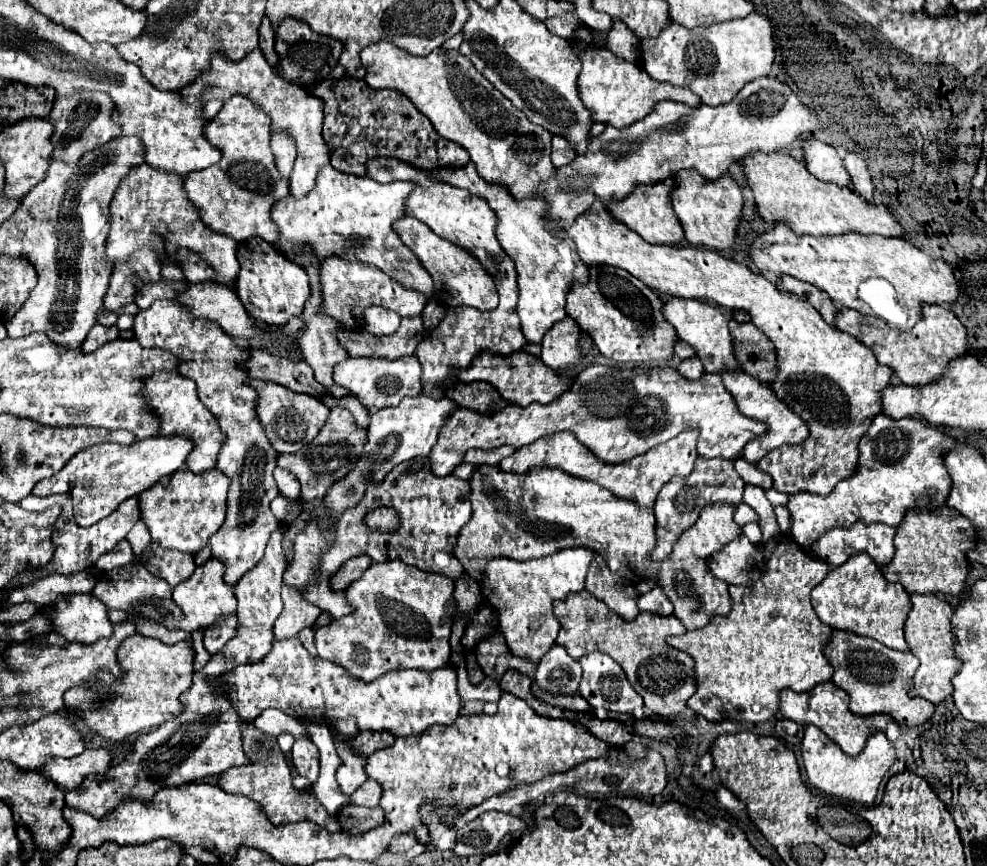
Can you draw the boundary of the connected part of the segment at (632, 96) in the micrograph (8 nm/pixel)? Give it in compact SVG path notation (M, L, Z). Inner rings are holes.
M574 43L570 47L582 63L582 71L578 77L578 93L584 107L592 113L592 123L604 123L616 129L628 127L634 121L644 119L652 111L654 103L662 99L682 101L690 107L700 105L700 99L692 91L686 91L684 87L674 87L670 83L658 83L656 79L646 75L646 71L640 69L636 63L628 63L604 47L588 45L580 49Z

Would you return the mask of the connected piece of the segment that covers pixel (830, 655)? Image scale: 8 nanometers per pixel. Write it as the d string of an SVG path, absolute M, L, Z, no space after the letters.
M832 631L830 641L824 647L824 655L828 663L834 667L832 681L836 687L844 689L850 697L850 711L858 715L886 713L894 721L906 727L916 727L928 721L934 713L934 705L926 699L910 697L912 675L918 669L918 659L912 653L902 653L896 649L888 649L876 639L854 635L850 631Z

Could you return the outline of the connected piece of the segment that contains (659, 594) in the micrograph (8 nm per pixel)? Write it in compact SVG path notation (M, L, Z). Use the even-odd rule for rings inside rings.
M654 587L648 593L640 595L638 607L640 607L640 611L646 611L646 613L658 613L658 615L672 613L672 603L670 603L668 595L662 591L662 587Z

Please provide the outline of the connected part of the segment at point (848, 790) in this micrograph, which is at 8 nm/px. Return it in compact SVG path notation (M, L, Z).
M808 725L804 731L804 739L802 739L800 749L802 749L804 769L806 769L806 777L808 777L810 785L814 785L816 789L826 791L830 795L850 799L850 801L858 801L858 803L866 803L866 805L874 803L880 781L884 779L886 771L896 761L894 747L882 731L876 731L874 735L868 737L860 755L850 757L830 737L826 737L818 727Z

